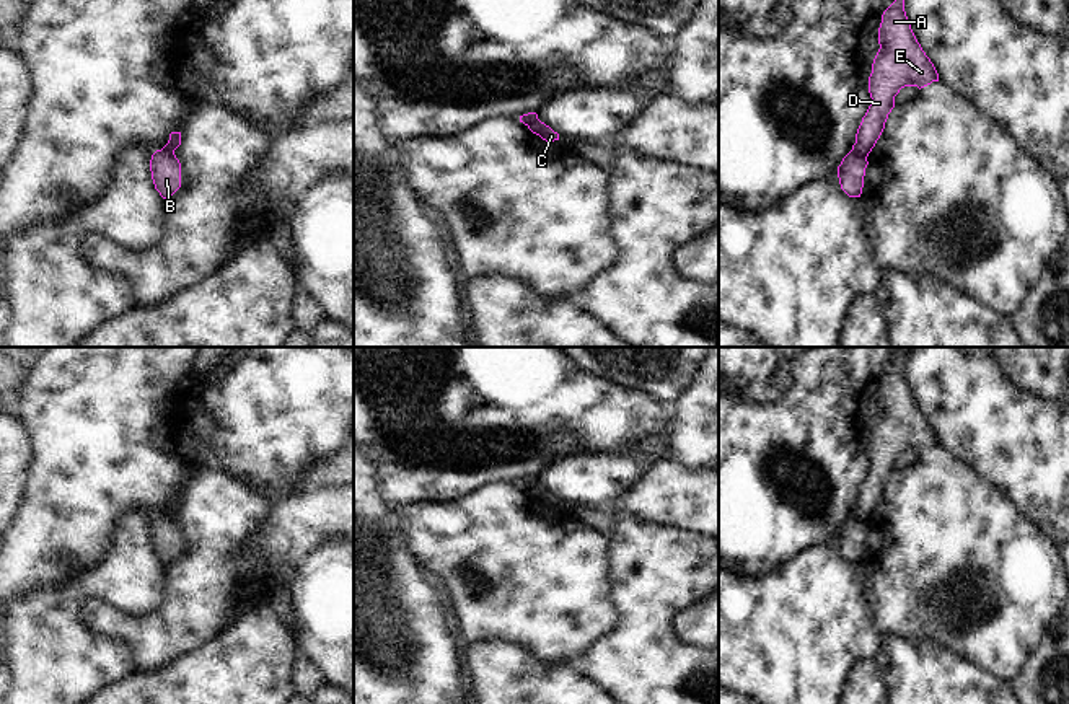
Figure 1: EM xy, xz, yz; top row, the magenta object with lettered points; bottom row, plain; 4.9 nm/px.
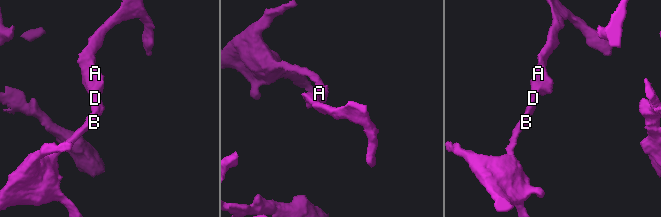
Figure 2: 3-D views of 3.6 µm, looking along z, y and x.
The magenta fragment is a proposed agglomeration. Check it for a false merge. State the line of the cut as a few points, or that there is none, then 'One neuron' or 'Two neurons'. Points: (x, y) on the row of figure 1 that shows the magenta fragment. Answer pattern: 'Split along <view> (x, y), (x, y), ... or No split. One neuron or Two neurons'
Split along yz (853, 149), (866, 158). Two neurons.

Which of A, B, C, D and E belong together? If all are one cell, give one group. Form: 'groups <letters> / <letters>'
groups A C D E / B

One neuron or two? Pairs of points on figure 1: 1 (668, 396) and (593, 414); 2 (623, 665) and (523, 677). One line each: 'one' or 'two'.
1: two
2: two

